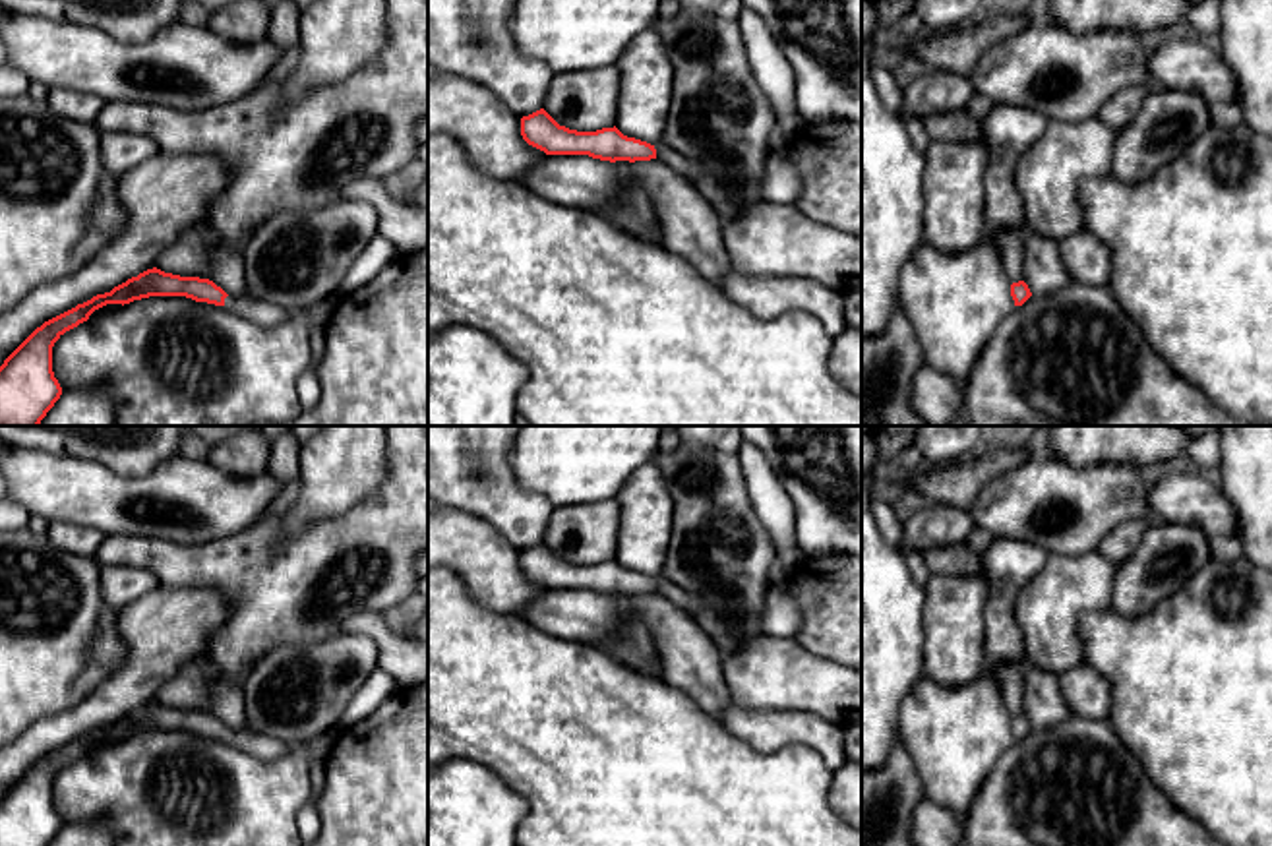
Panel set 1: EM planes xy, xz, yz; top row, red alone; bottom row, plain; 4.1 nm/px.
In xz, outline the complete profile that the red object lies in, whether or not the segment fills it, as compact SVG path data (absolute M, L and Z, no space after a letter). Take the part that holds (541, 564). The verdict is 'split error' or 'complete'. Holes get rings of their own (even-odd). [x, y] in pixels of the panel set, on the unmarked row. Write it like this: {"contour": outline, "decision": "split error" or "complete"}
{"contour": "M544 542L521 552L523 573L546 589L589 589L600 594L651 594L654 579L623 569L616 559L577 565L560 559Z", "decision": "complete"}

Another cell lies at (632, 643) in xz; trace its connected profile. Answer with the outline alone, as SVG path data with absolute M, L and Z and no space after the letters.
M616 594L614 602L620 614L620 629L604 643L602 650L641 674L662 680L664 670L656 643L647 625L633 616L633 596Z

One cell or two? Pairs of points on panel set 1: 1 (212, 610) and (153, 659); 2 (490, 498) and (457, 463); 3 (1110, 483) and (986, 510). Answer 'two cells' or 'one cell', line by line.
1: one cell
2: one cell
3: one cell

